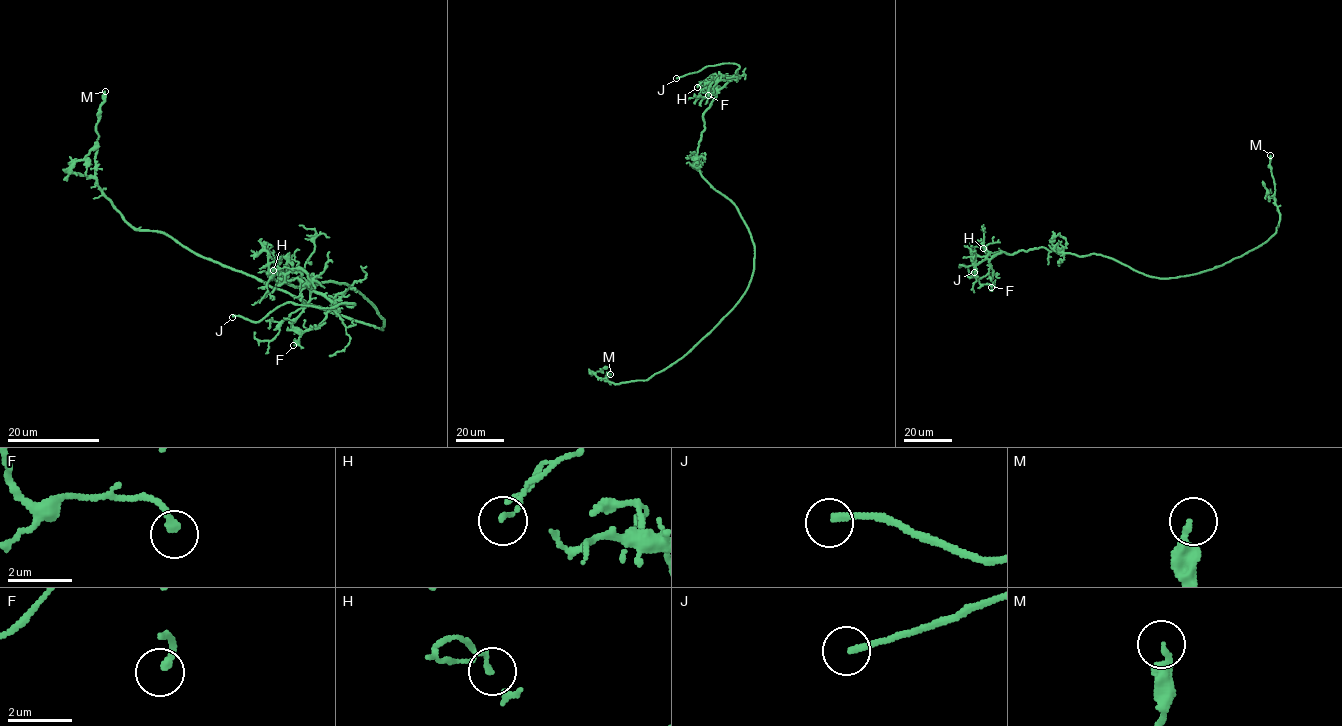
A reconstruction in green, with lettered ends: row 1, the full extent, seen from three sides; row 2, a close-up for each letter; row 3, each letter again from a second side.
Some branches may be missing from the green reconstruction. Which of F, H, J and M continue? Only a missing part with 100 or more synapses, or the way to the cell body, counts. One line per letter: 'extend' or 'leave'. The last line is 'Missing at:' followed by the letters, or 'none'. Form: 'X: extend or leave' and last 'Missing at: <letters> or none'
F: leave
H: leave
J: extend
M: leave
Missing at: J

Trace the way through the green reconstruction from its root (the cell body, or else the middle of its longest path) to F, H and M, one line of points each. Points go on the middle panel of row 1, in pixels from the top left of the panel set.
F: (754, 244), (738, 209), (703, 177), (697, 165), (703, 113), (729, 80), (711, 83), (708, 95)
H: (754, 244), (738, 209), (700, 173), (703, 113), (717, 94), (717, 75), (697, 87)
M: (754, 244), (753, 273), (747, 290), (735, 307), (692, 348), (645, 380), (614, 383), (605, 379), (610, 374)

